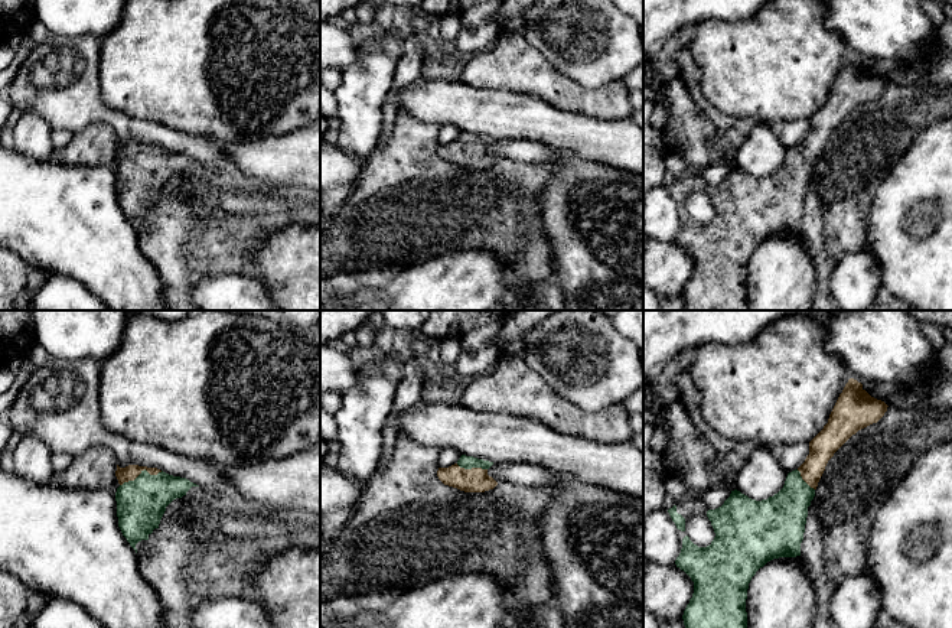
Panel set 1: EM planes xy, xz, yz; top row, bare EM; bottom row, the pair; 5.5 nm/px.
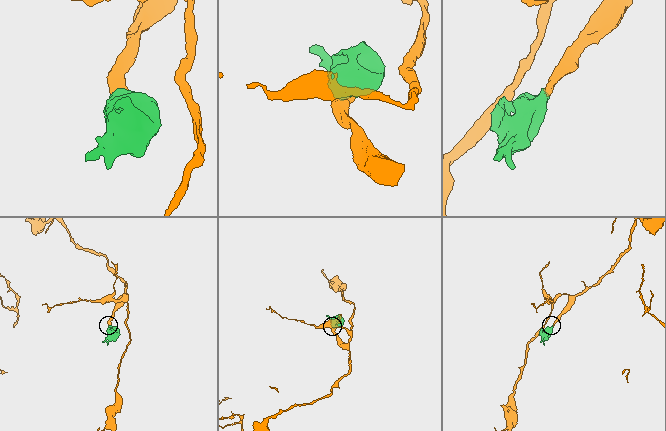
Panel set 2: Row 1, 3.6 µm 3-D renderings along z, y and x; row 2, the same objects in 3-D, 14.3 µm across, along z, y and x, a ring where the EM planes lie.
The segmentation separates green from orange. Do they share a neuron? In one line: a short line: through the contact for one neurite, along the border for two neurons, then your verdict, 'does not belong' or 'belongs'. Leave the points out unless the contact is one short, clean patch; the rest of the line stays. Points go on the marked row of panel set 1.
line xy (142, 503), (142, 472), (130, 472); belongs

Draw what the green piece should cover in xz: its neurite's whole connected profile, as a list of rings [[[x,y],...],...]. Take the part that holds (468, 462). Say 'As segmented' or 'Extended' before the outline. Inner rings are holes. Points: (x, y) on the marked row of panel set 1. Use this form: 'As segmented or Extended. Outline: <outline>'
Extended. Outline: [[[462,455],[460,459],[449,466],[438,468],[438,479],[449,487],[464,492],[485,492],[493,489],[498,482],[488,475],[493,462]]]

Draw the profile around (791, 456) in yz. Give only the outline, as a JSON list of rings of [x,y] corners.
[[[809,443],[785,445],[777,448],[775,452],[783,469],[789,474],[805,462],[809,455]]]

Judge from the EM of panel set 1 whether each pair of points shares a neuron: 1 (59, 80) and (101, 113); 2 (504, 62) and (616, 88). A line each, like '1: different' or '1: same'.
1: same
2: same

